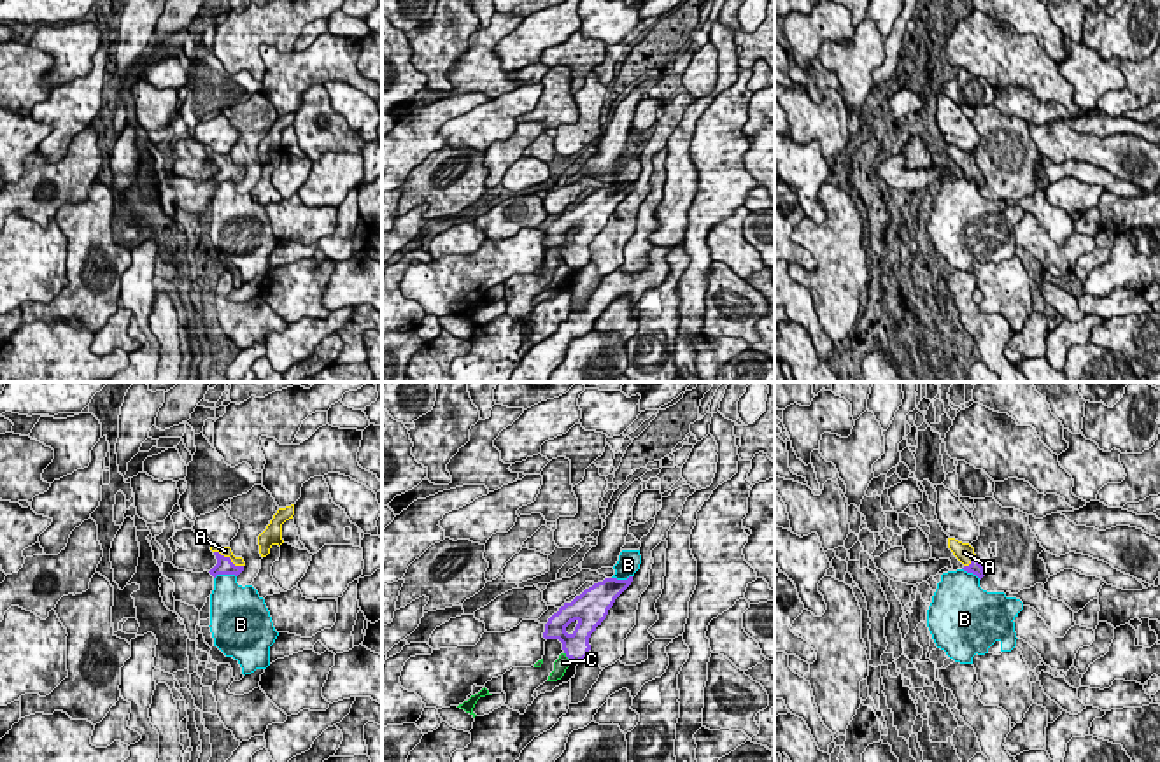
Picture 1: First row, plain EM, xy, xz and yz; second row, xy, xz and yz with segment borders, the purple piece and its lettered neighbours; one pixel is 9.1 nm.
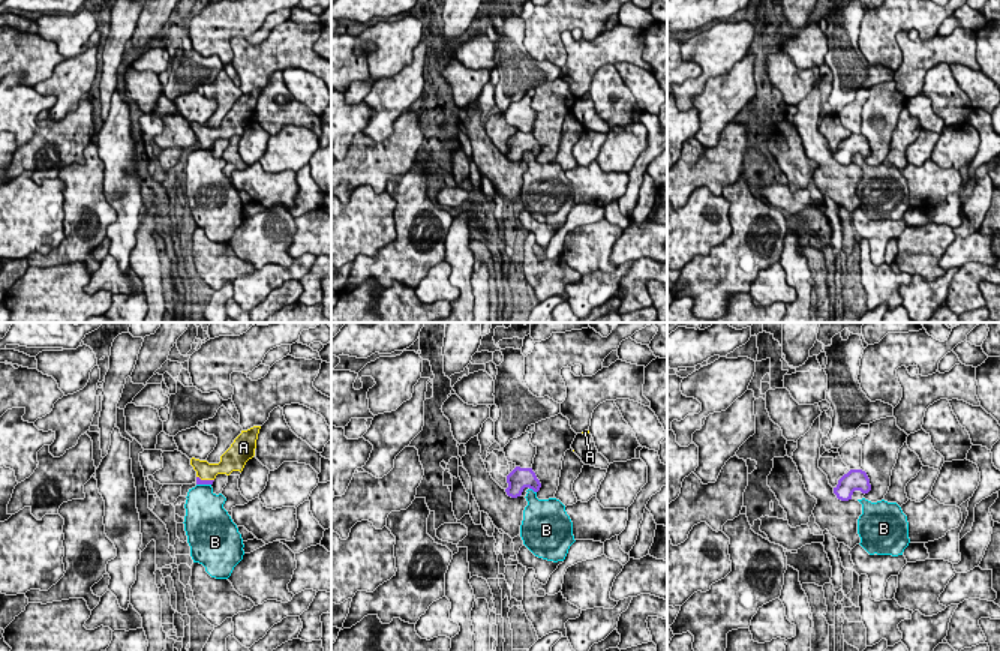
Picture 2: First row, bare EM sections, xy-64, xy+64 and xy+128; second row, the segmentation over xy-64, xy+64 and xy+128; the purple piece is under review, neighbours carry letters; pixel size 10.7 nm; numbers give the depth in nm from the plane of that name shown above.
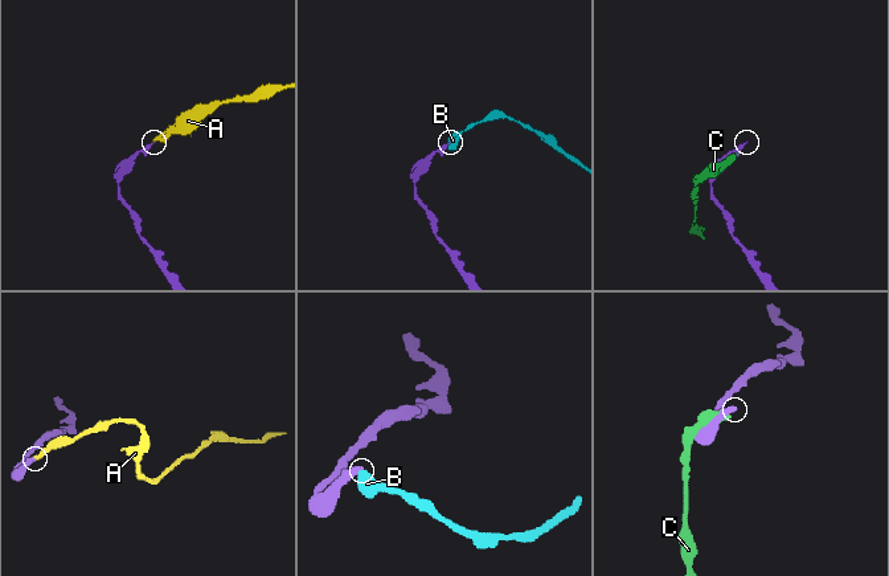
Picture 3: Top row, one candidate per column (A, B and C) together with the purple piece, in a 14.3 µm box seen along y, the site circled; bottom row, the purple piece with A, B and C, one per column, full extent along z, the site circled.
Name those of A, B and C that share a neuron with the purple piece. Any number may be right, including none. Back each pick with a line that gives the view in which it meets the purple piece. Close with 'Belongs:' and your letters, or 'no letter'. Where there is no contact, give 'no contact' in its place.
A: xy
Belongs: A

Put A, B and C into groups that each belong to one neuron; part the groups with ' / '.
A / B C

